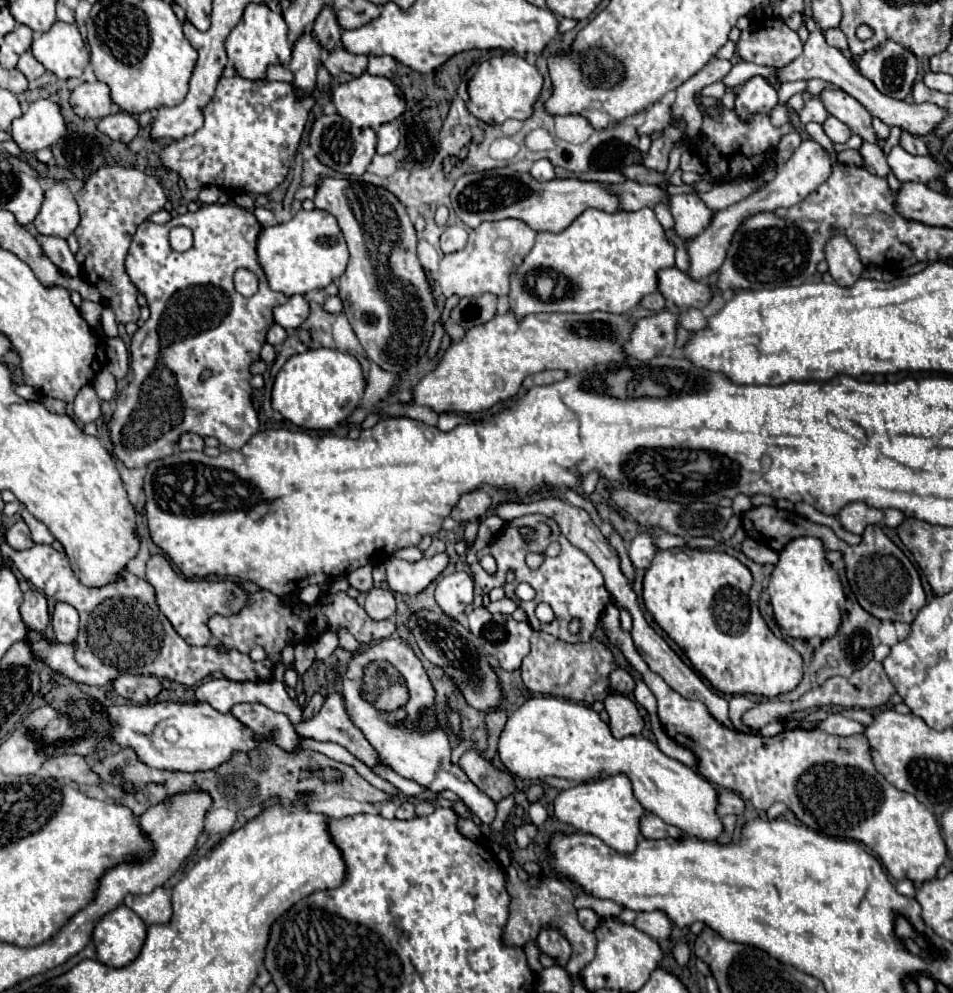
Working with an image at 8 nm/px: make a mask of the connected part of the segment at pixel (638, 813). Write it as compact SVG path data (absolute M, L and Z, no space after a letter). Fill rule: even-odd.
M622 773L560 791L554 799L554 815L562 823L568 823L582 833L596 835L608 847L612 847L620 853L632 853L636 849L638 839L642 837L640 835L640 817L644 815L644 807L634 797L630 779Z

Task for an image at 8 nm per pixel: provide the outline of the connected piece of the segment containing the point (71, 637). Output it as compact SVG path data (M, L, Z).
M56 603L52 613L56 643L72 643L78 637L78 613L68 603Z

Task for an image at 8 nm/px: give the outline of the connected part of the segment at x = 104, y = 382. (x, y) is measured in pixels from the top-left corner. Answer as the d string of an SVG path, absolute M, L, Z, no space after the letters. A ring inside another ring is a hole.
M102 369L94 377L92 385L94 385L94 389L96 389L96 393L98 393L98 397L102 401L110 401L114 397L114 393L116 393L116 379L112 377L112 373L108 369Z

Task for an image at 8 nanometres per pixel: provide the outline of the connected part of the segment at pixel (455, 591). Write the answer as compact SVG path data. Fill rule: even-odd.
M466 571L446 575L436 585L436 603L448 617L464 613L474 598L474 581Z

